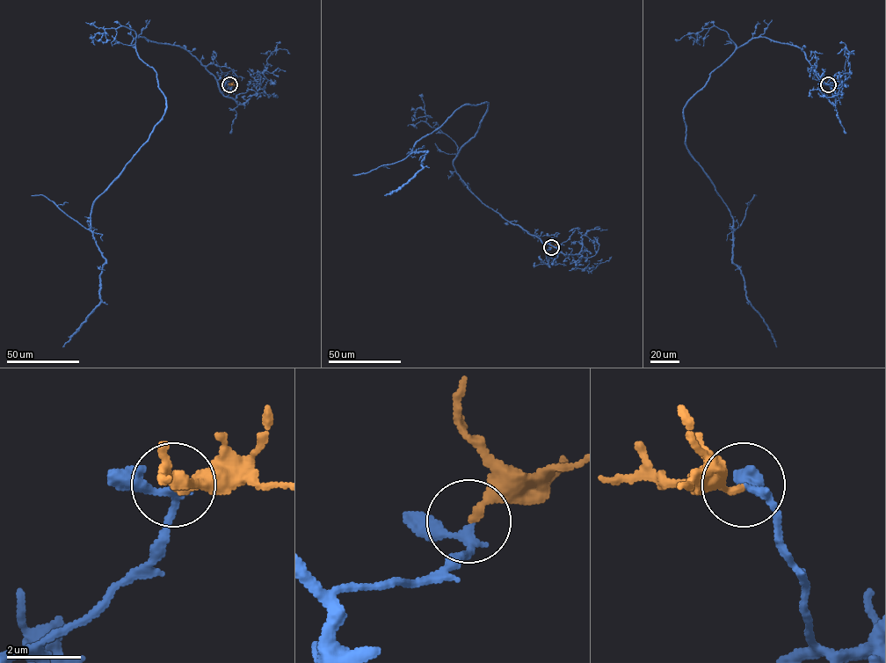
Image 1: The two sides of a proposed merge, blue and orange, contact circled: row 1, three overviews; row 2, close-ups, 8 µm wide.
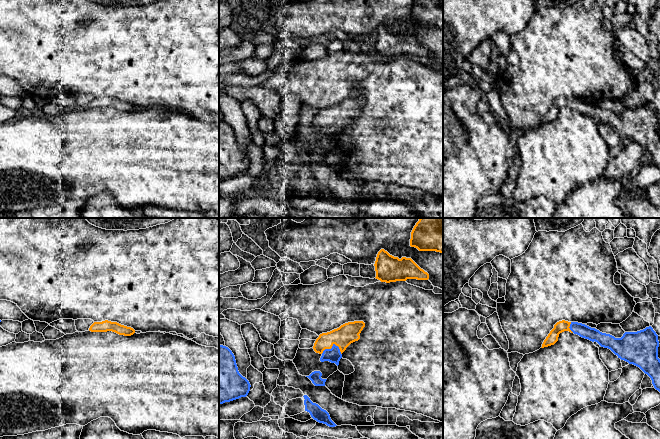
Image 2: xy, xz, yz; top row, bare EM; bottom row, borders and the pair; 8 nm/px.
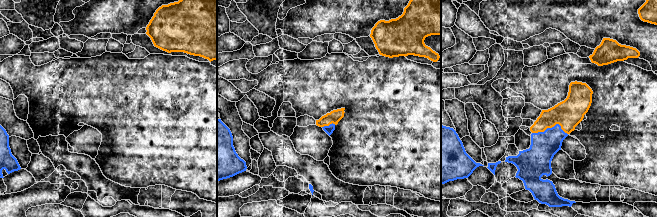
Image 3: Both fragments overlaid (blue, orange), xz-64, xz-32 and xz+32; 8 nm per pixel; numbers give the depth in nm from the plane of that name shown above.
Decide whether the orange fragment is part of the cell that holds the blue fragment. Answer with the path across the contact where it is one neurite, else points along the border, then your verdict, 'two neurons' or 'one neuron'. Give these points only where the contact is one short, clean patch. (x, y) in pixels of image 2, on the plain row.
across xz (333, 131), (332, 122), (347, 109) | one neuron

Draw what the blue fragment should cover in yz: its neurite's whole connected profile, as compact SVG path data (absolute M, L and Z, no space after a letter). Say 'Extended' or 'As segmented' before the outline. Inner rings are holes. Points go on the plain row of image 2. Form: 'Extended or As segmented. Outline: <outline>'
Extended. Outline: M562 96L554 101L541 124L554 121L559 110L564 107L595 117L601 123L610 125L621 136L639 143L651 154L654 164L660 168L659 117L651 102L637 108L625 108L621 114L615 114L585 100Z

